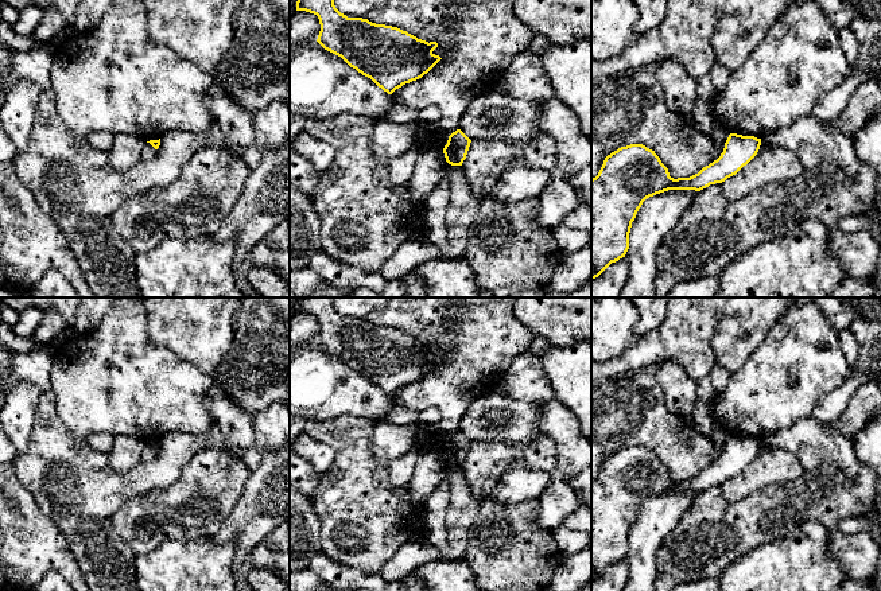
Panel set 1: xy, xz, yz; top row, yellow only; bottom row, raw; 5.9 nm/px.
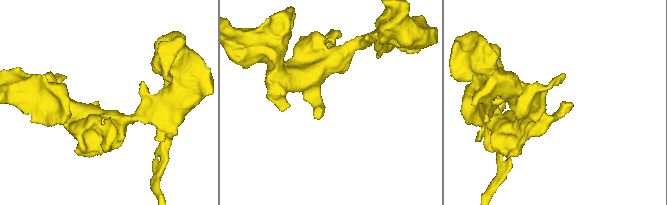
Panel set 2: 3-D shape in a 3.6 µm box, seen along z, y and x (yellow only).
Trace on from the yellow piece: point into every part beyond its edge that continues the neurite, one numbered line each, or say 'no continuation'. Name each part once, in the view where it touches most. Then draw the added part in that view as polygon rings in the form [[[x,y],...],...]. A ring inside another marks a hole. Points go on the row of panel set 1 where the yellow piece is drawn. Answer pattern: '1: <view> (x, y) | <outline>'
no continuation

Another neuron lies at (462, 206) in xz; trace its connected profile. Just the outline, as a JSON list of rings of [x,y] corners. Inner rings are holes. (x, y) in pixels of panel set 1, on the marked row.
[[[462,166],[449,170],[450,198],[446,209],[447,245],[439,258],[462,258],[470,238],[470,226],[480,209],[481,198],[473,195]]]

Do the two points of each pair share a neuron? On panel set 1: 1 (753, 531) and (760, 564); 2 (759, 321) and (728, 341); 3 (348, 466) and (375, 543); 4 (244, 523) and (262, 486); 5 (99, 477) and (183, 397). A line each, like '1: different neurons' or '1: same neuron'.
1: different neurons
2: same neuron
3: same neuron
4: same neuron
5: different neurons

